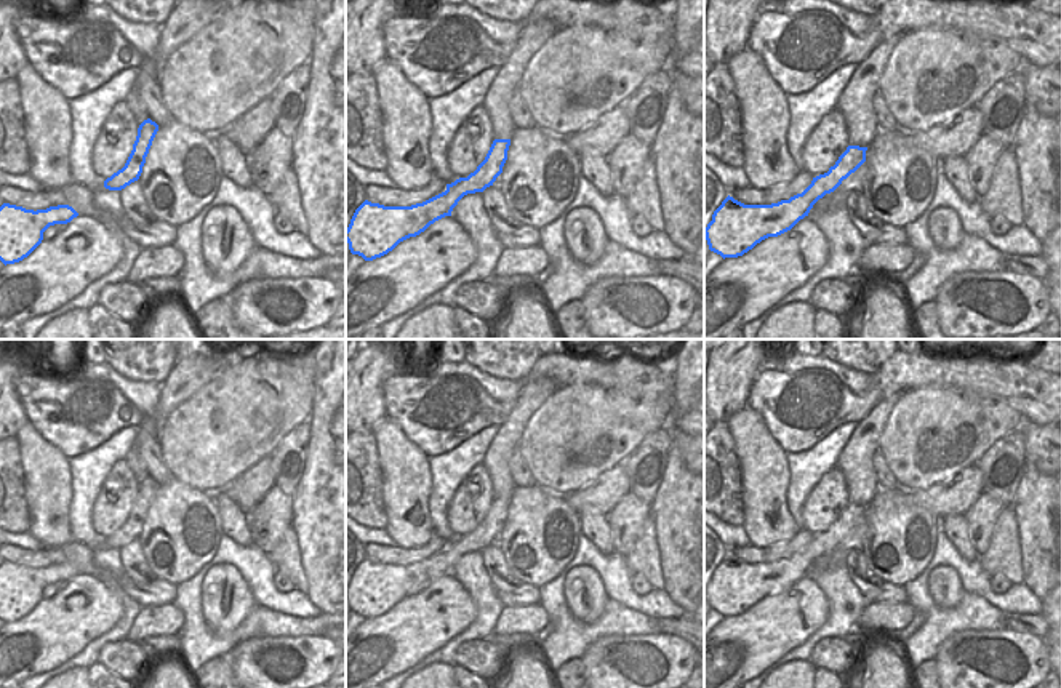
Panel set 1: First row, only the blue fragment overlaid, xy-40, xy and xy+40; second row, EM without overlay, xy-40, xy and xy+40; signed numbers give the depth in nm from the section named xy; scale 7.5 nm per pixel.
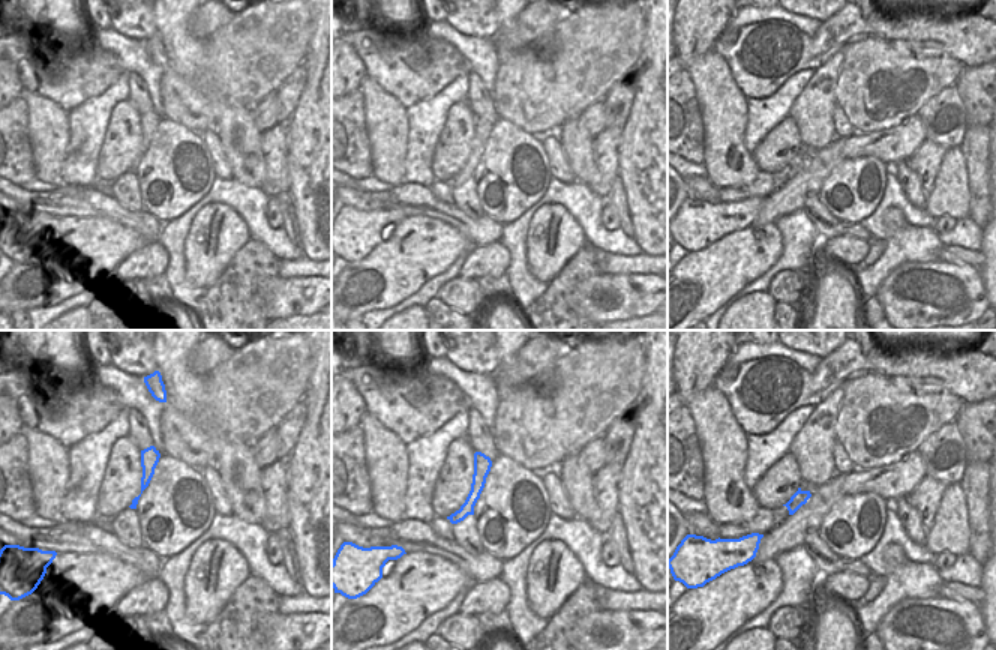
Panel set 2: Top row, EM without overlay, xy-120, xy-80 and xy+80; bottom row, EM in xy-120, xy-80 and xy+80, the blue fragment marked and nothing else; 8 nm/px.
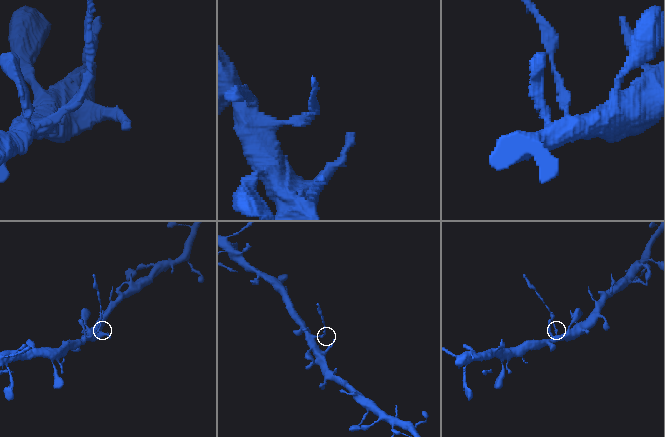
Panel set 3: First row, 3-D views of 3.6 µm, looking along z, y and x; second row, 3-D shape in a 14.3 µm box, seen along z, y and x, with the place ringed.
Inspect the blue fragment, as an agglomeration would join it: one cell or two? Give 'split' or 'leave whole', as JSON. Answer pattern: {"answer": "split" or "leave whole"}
{"answer": "split"}

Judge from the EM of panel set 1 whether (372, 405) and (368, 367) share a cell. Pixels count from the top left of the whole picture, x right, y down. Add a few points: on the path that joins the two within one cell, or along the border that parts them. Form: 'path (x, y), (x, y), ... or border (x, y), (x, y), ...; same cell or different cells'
path (368, 396), (368, 376); same cell

